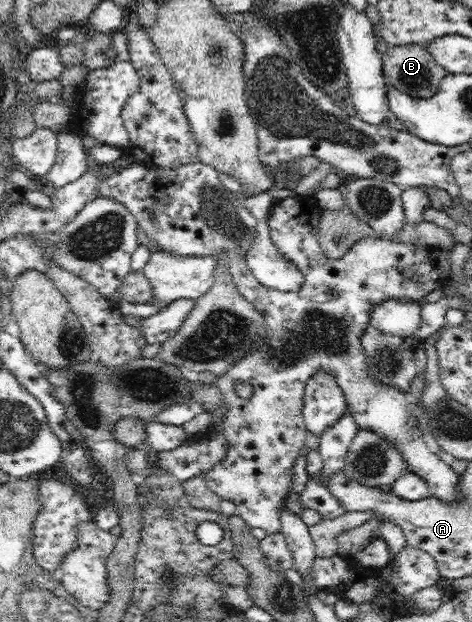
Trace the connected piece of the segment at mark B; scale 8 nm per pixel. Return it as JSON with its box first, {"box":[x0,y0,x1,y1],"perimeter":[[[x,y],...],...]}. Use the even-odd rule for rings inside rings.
{"box":[382,43,446,100],"perimeter":[[[411,43],[403,46],[389,46],[382,54],[382,70],[386,80],[393,87],[408,94],[412,100],[432,99],[440,89],[440,84],[445,78],[446,70],[434,61],[433,55],[424,45]]]}

